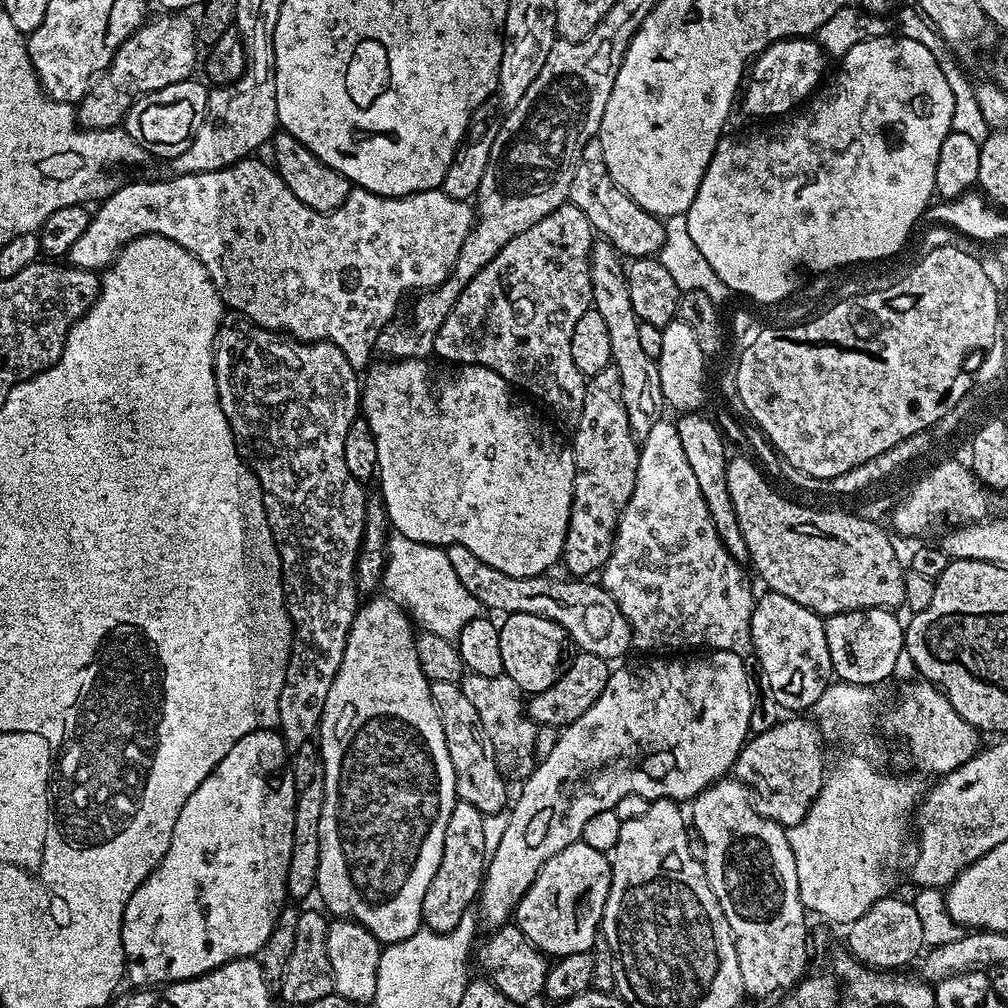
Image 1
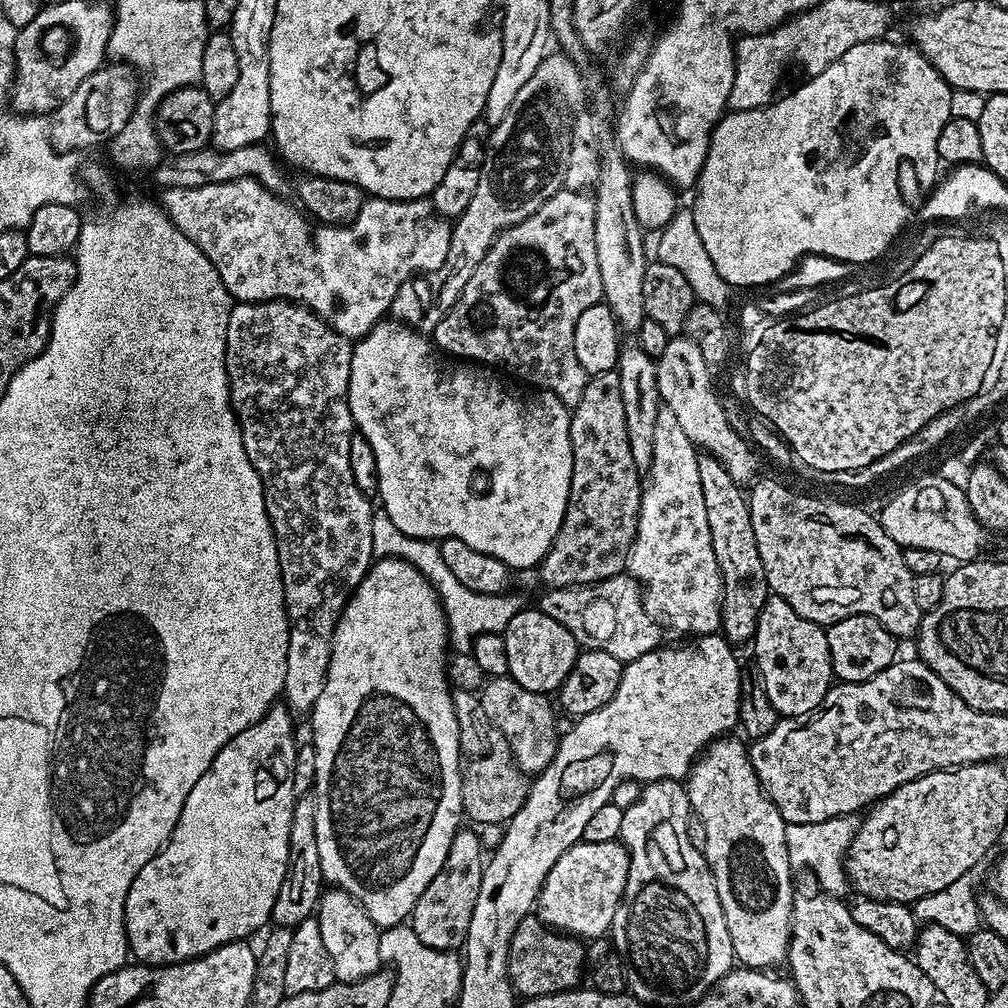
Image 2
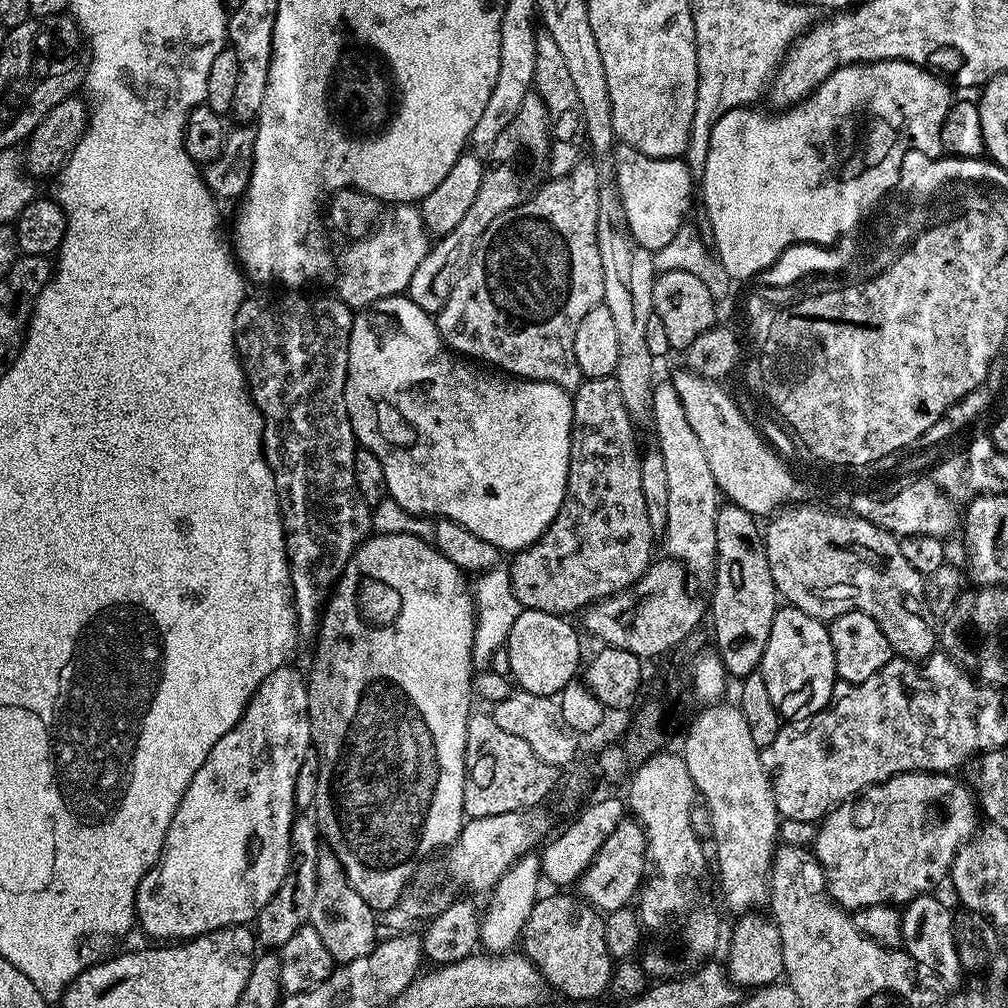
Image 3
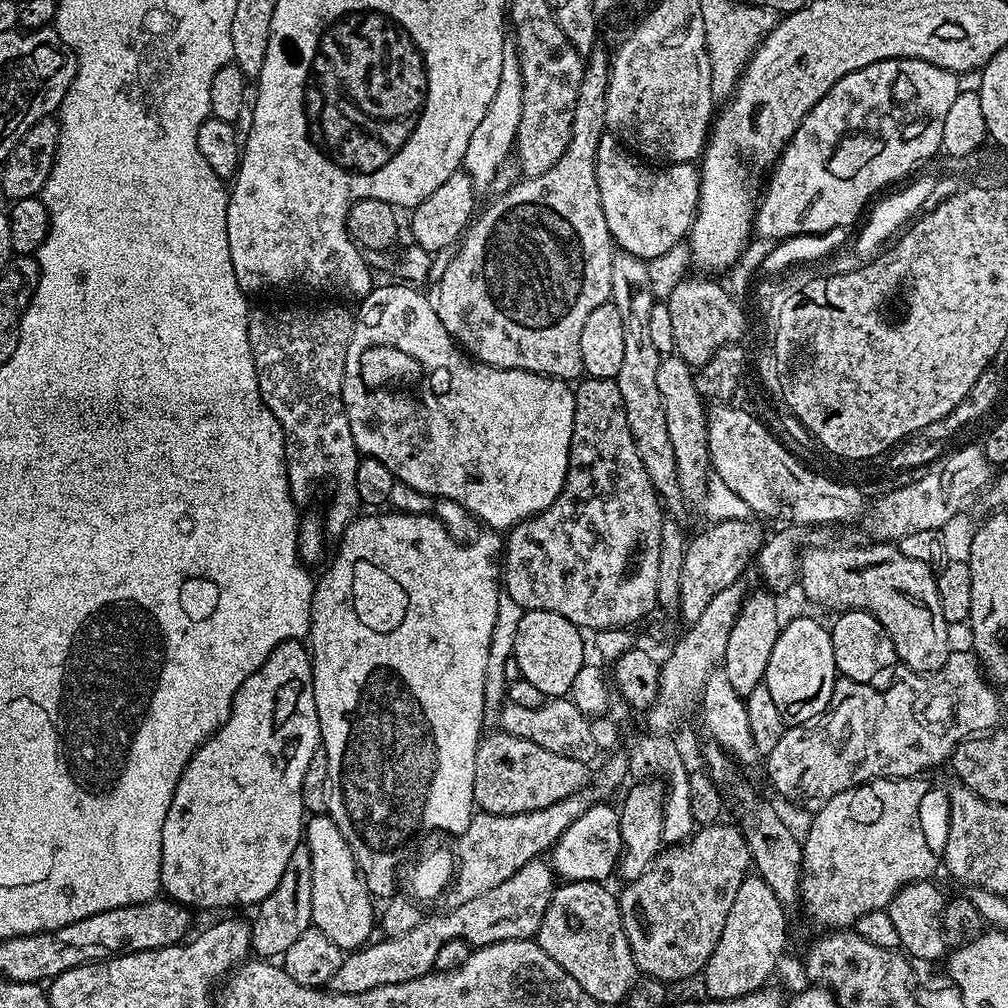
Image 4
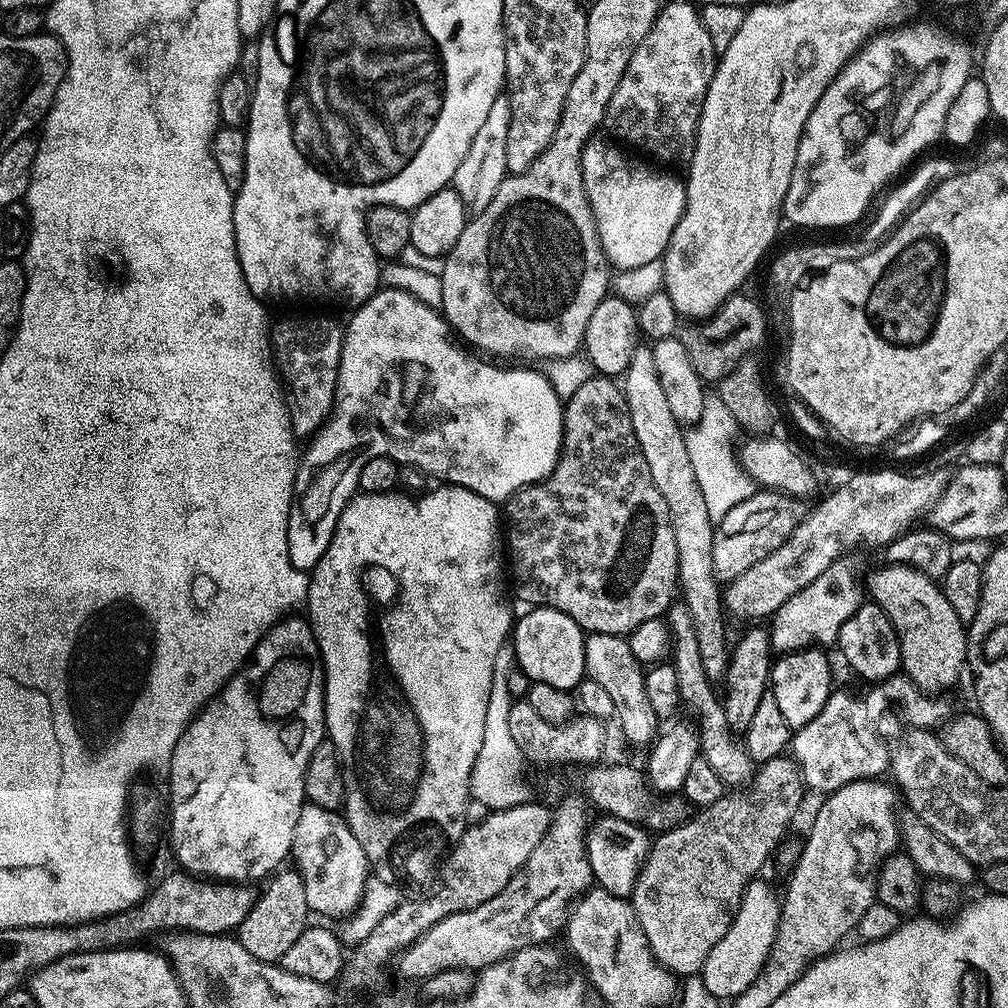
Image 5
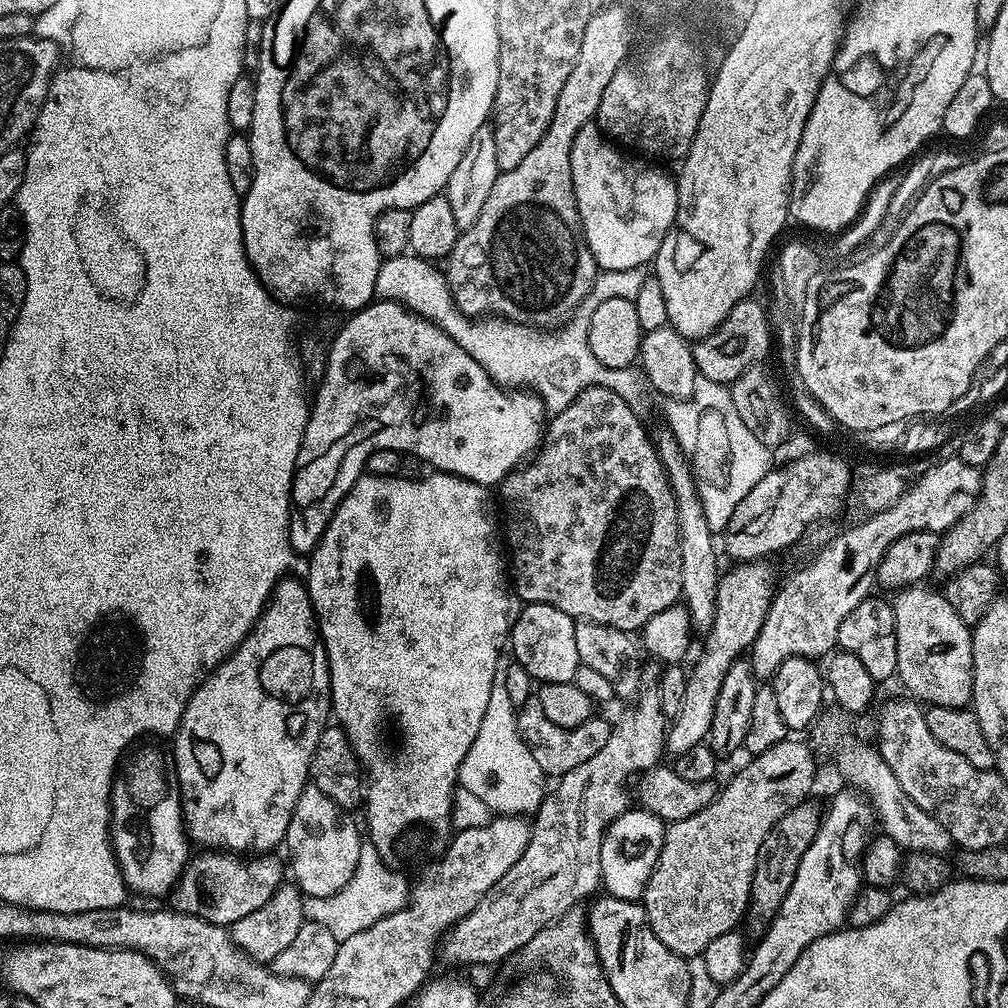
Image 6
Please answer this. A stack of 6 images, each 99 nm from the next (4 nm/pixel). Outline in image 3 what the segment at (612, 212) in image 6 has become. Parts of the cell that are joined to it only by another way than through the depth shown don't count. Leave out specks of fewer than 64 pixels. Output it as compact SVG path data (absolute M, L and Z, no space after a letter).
M625 144L615 149L615 160L614 183L620 195L622 210L626 212L630 234L634 234L636 241L647 248L655 250L666 246L666 242L670 242L670 238L677 236L680 229L685 227L684 215L692 204L694 179L688 165L680 158L659 160Z

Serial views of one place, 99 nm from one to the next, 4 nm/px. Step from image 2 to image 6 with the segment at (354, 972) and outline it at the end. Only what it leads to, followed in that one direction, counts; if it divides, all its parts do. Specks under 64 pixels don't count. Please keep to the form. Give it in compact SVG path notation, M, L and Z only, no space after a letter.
M309 783L298 798L298 802L294 806L294 814L290 818L290 826L288 827L288 835L286 837L286 849L288 848L288 856L292 859L292 868L290 864L290 876L297 888L304 893L305 897L318 896L326 898L330 894L338 894L338 890L342 890L342 886L346 886L346 882L350 882L350 878L354 878L354 870L358 866L358 854L360 853L360 845L362 843L362 828L351 820L349 809L342 807L338 802L334 802L334 798L330 798L326 794L322 794L322 790L318 790L318 786Z

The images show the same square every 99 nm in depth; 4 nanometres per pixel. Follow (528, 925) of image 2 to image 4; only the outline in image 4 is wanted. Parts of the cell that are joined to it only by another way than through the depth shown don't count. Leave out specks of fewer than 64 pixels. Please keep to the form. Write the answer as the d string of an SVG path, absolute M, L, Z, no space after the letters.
M595 880L561 883L552 894L552 901L548 903L534 939L542 946L542 950L546 950L546 954L550 954L550 958L554 958L554 962L558 962L558 966L562 966L562 970L566 970L566 974L570 974L570 978L574 978L574 982L578 982L578 986L582 986L582 990L586 990L586 994L590 994L590 998L605 1006L612 1006L619 1000L624 1002L629 999L630 991L638 983L638 969L630 950L628 932L622 926L619 899L615 895L611 896L604 887L603 883Z

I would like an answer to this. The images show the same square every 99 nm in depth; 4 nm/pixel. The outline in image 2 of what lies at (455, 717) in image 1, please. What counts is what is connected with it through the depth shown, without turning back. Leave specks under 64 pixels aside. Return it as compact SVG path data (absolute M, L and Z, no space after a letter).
M457 691L452 697L452 705L460 731L460 797L463 815L467 819L469 816L473 825L503 825L514 814L518 814L518 810L522 810L522 802L526 802L528 797L529 777L516 765L502 730L498 730L498 726L494 726L494 722L490 722L490 718L486 718L481 710L477 693Z

